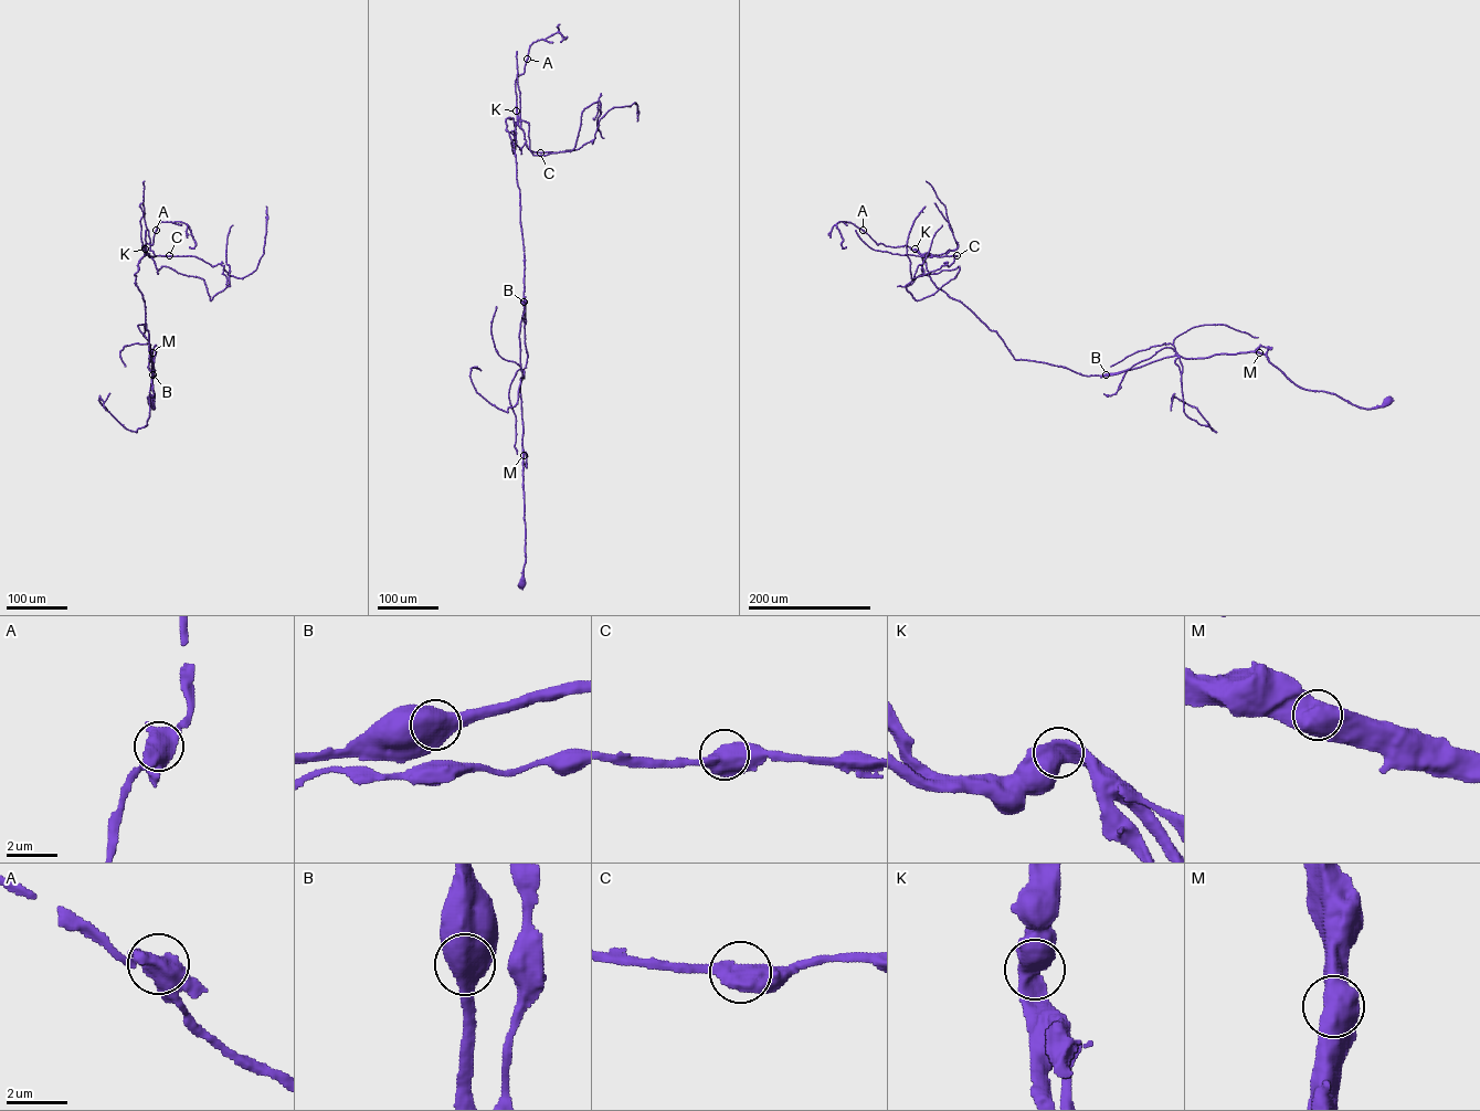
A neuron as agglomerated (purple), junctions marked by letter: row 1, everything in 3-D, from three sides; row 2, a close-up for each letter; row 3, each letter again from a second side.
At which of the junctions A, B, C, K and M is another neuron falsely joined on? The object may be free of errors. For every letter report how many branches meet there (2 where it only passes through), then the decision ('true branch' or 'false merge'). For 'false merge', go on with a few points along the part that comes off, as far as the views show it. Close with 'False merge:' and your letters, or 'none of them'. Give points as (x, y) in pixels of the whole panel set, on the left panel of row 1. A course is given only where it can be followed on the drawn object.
A: 2 branches meet; true branch
B: 2 branches meet; true branch
C: 2 branches meet; true branch
K: 2 branches meet; true branch
M: 2 branches meet; true branch
False merge: none of them

